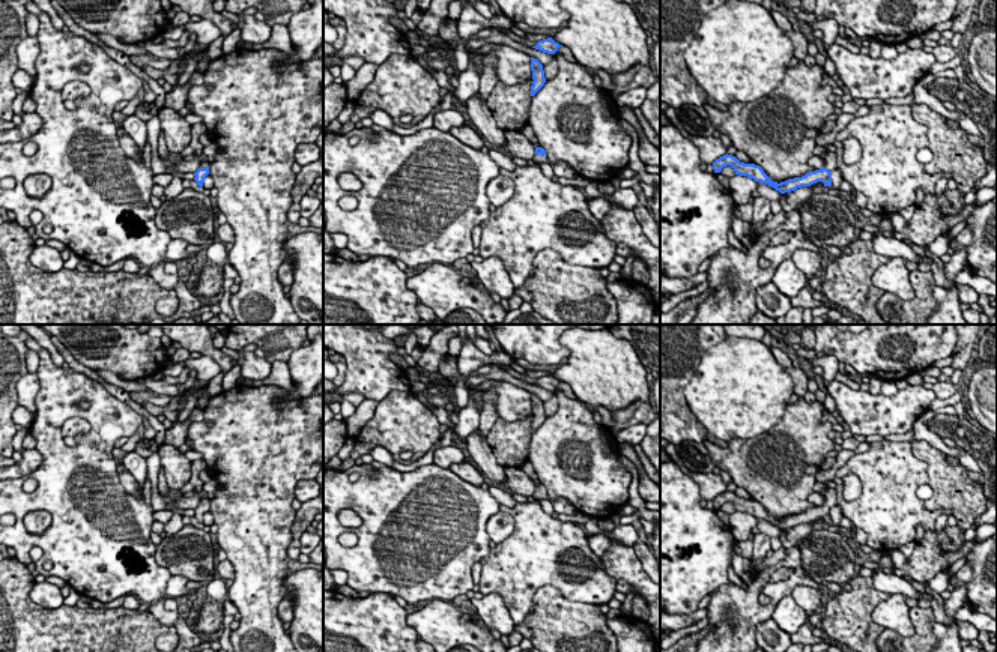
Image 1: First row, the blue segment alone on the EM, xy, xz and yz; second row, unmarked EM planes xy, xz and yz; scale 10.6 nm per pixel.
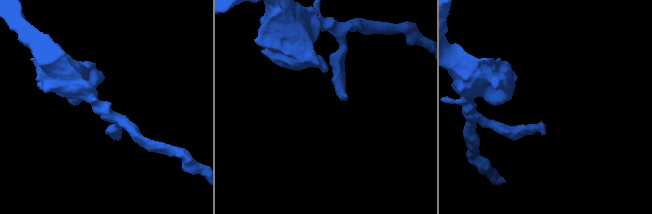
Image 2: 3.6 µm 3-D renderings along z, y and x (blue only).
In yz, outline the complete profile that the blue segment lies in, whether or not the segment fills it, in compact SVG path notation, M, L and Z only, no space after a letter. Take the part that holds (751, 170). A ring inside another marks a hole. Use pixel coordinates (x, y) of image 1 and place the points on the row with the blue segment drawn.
M827 152L824 158L824 165L820 170L809 171L802 177L788 179L780 183L773 182L759 165L740 162L735 156L728 153L713 162L713 170L714 173L720 173L723 167L731 165L735 174L747 176L755 182L765 183L779 191L780 194L785 194L795 191L797 188L802 186L811 186L817 182L823 182L824 186L830 186L832 171L836 170L836 164L838 164L836 152Z

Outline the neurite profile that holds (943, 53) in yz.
M947 44L934 47L932 54L935 57L935 62L946 63L950 62L955 56L961 54L961 51Z

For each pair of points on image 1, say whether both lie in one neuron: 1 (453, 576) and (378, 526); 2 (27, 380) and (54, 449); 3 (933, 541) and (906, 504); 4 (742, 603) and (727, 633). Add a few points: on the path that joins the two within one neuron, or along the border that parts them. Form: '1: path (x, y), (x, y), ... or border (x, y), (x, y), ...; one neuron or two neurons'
1: path (423, 583), (408, 589), (388, 583), (373, 556); one neuron
2: border (36, 373), (35, 412); two neurons
3: border (925, 529), (933, 531); two neurons
4: path (736, 610), (728, 625); one neuron

